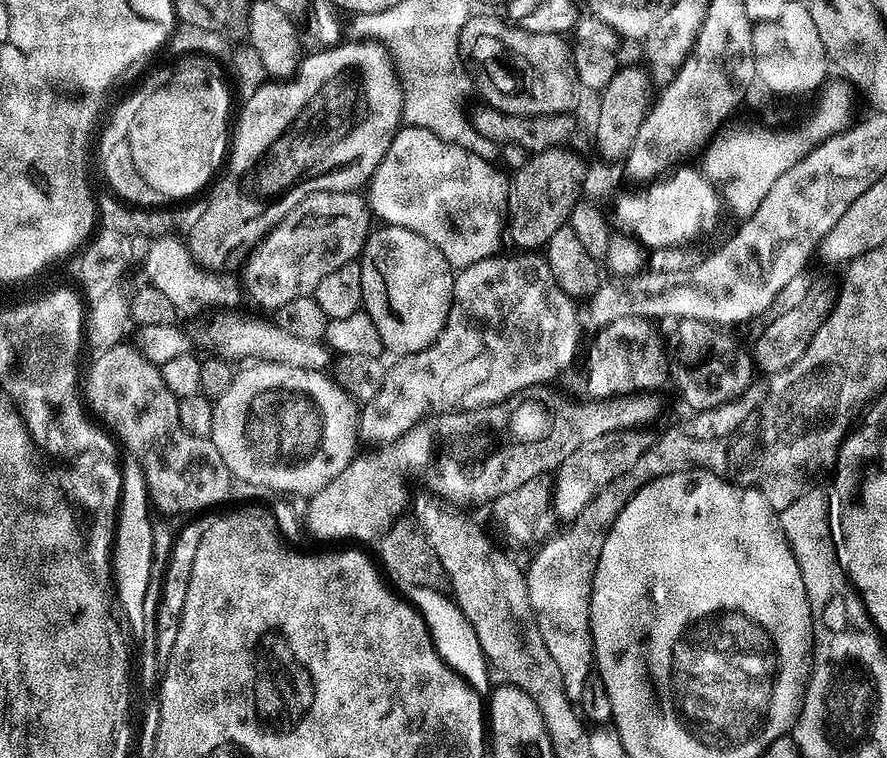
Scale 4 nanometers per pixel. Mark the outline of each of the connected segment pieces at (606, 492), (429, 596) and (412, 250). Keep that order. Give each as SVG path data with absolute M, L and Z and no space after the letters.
M662 433L651 446L618 478L614 478L600 492L586 502L582 514L578 514L567 526L561 527L551 538L543 541L535 549L536 552L526 564L524 581L530 594L530 606L536 615L536 625L542 636L550 658L562 673L562 682L566 686L566 694L572 701L579 701L582 686L594 672L592 658L592 631L590 630L590 598L594 570L598 566L598 554L602 554L602 542L608 533L608 527L618 518L618 514L630 502L634 493L650 483L654 478L662 478L666 474L678 474L682 462L678 462L678 454L682 454L682 444L674 444L674 436L670 440Z
M414 586L404 590L405 599L420 613L427 622L432 644L438 654L456 673L459 674L481 696L487 695L492 688L490 682L490 665L485 658L485 652L479 645L478 636L470 625L469 619L462 614L461 608L441 589Z
M393 224L380 226L380 229L369 231L364 250L358 257L362 270L363 311L374 318L374 326L378 326L378 334L382 334L382 342L389 353L405 356L426 350L442 334L442 326L446 326L446 318L452 305L454 290L454 269L442 258L440 251L426 238L414 234L414 230L399 228Z

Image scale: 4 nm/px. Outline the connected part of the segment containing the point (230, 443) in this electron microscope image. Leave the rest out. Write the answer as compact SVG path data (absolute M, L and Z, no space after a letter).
M287 362L252 363L249 368L241 367L237 371L230 390L226 390L226 394L222 394L222 398L218 398L212 405L212 445L218 454L222 454L222 462L226 462L235 479L266 486L274 494L311 498L315 492L338 478L338 474L342 474L342 470L346 470L346 466L357 455L357 401L347 396L335 379L324 372L302 370Z

